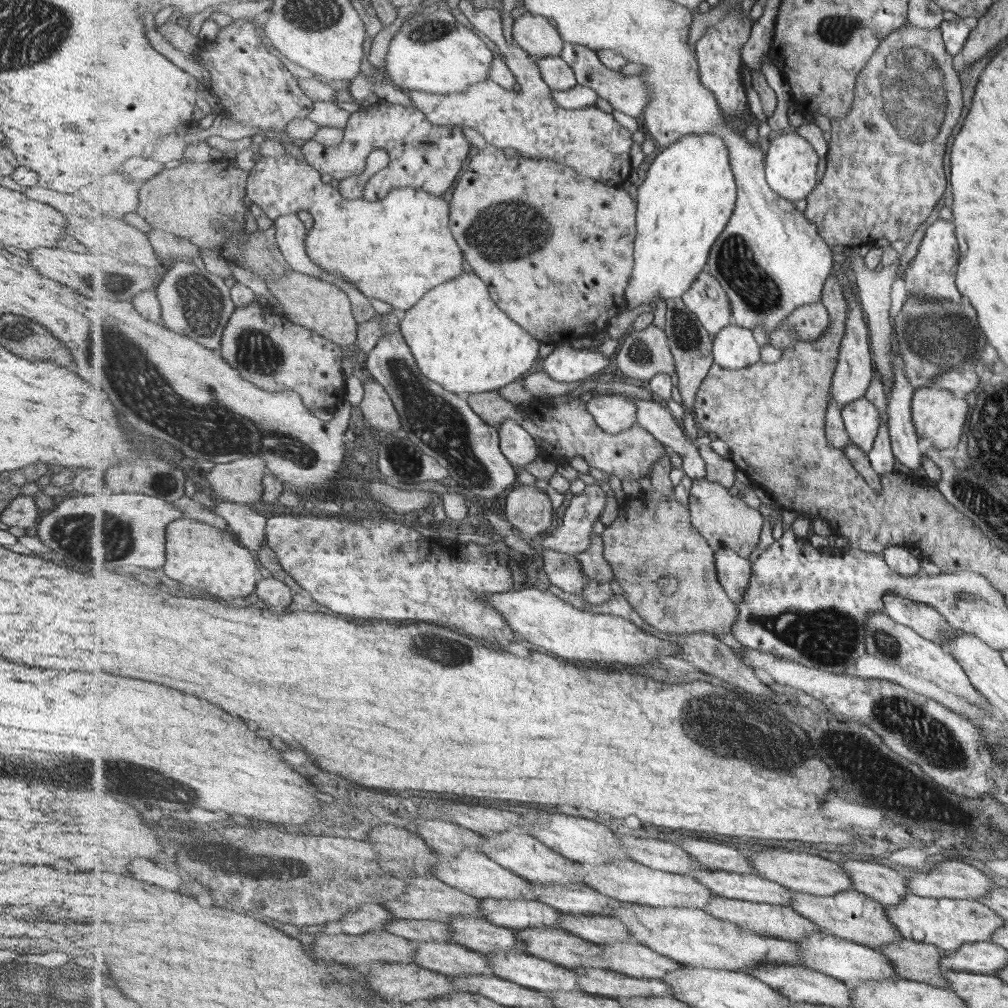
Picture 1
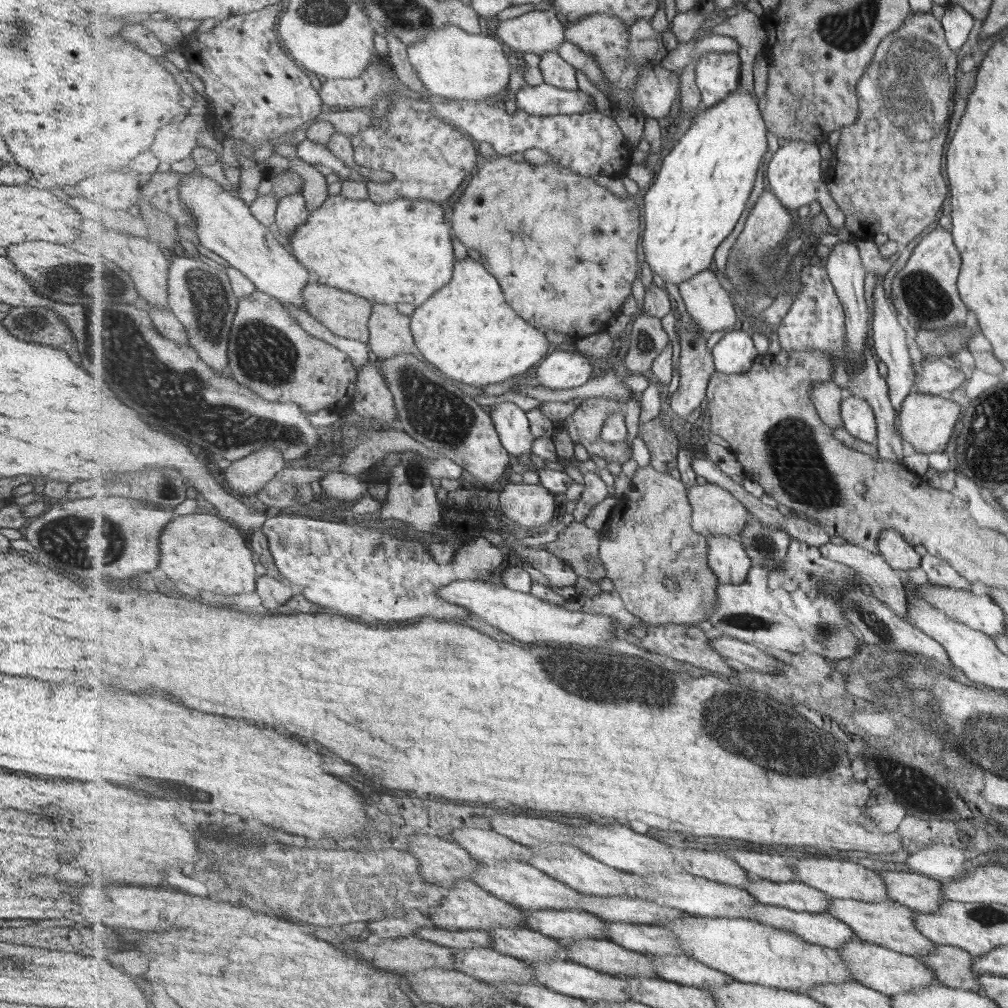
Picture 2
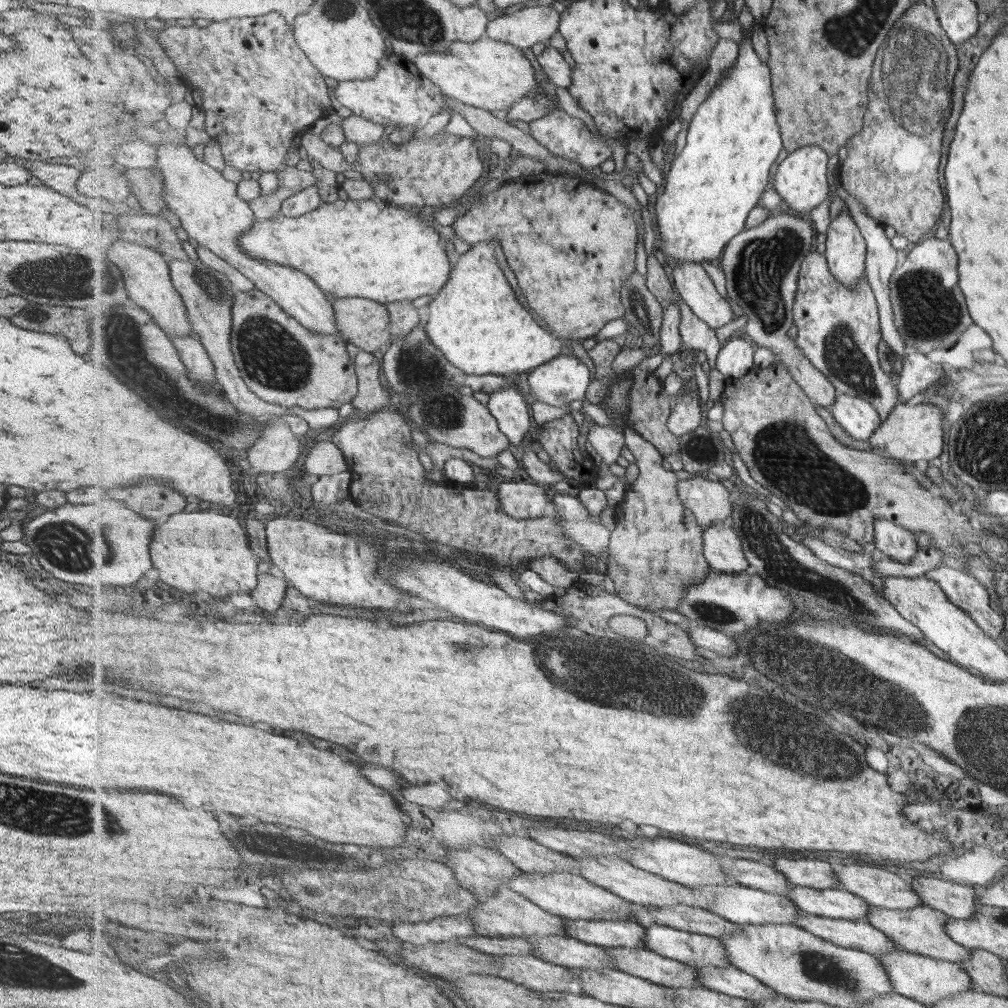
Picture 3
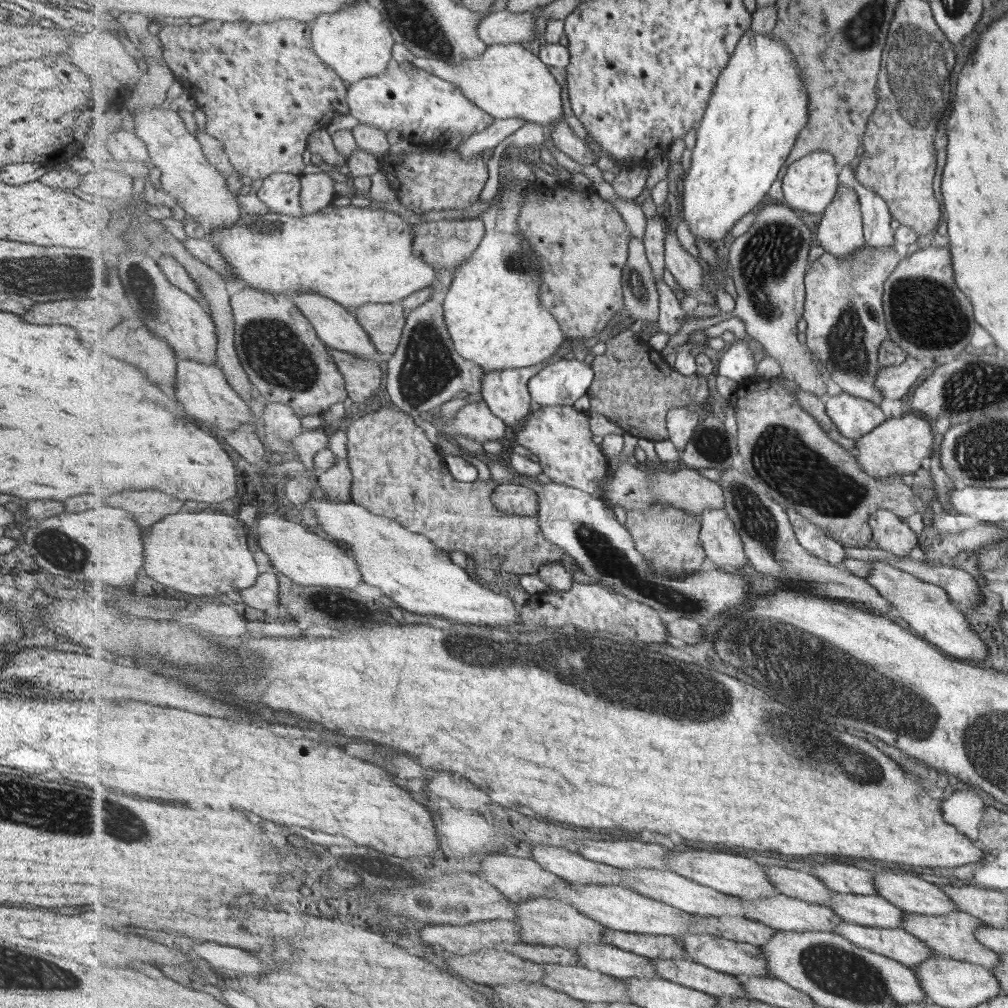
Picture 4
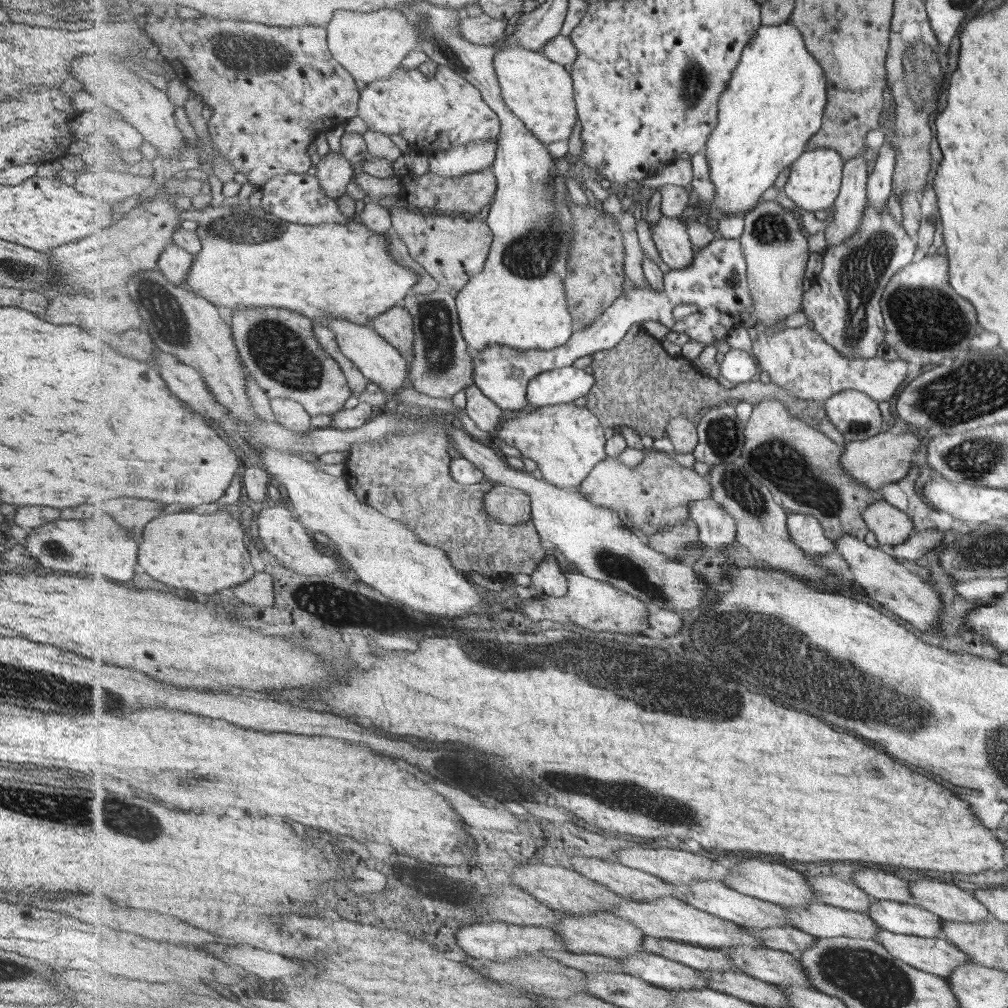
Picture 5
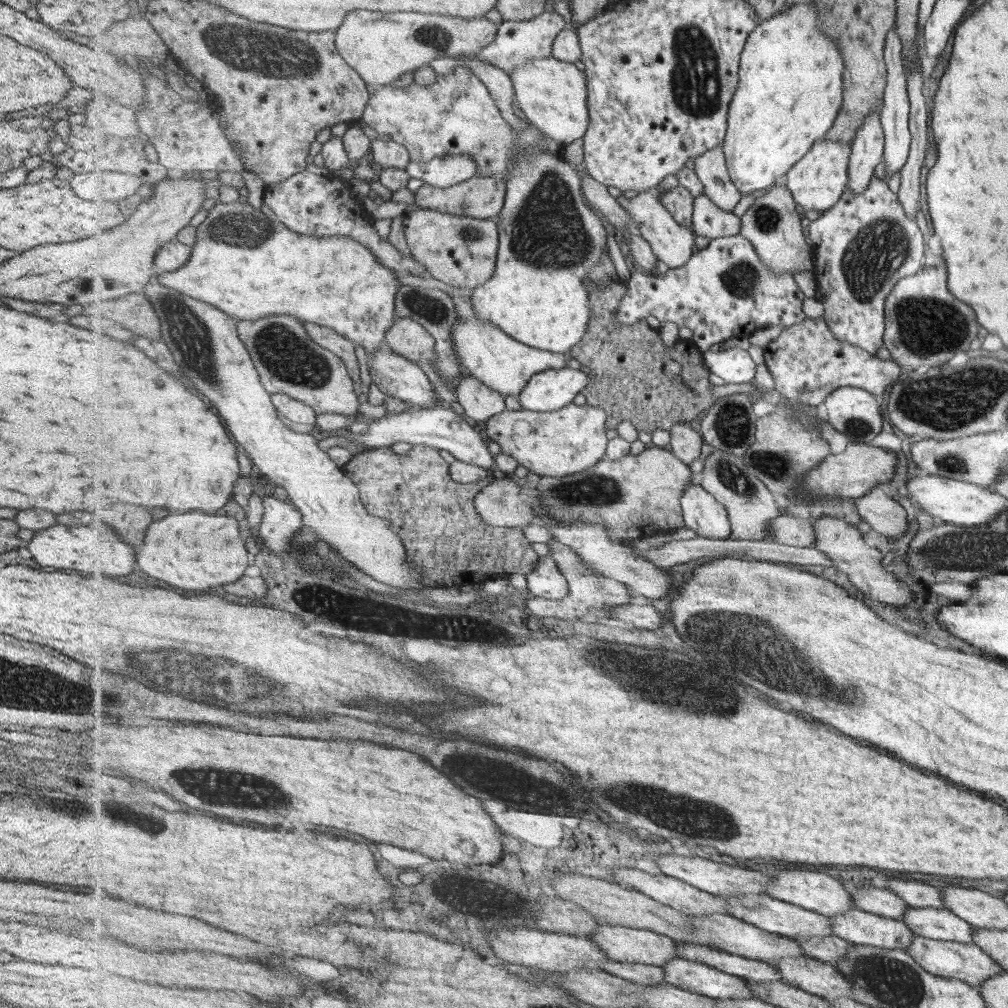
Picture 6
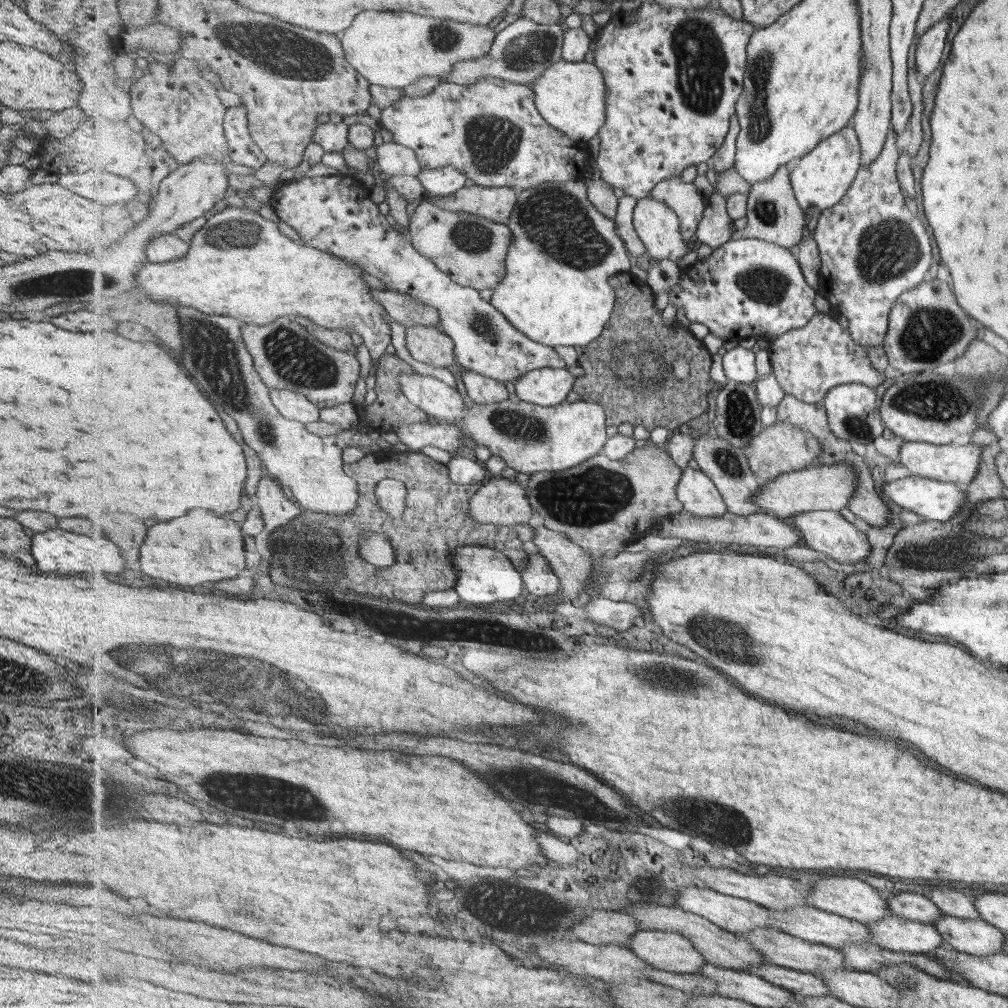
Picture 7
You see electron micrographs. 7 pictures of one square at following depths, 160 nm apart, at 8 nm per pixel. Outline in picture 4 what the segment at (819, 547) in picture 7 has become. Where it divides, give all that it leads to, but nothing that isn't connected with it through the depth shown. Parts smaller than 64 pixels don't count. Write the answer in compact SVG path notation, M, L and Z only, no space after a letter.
M876 561L867 578L869 585L877 591L898 611L899 615L914 629L919 636L940 649L945 655L957 660L981 660L987 656L985 643L971 631L964 612L953 604L947 594L935 584L927 584L915 578L909 572L903 572L891 564Z

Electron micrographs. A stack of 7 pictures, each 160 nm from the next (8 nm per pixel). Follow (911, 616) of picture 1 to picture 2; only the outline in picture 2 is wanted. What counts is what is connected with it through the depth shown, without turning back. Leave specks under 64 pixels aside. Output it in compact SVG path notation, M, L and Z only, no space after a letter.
M849 542L844 545L826 544L821 549L821 552L823 557L829 557L830 560L841 562L851 567L851 569L857 570L859 576L862 577L863 584L869 588L871 594L876 598L879 598L879 600L883 601L885 604L888 604L896 612L897 616L907 620L909 616L909 598L906 594L906 588L903 586L903 578L905 575L900 571L891 568L884 560L881 553L875 554L869 552L869 550Z

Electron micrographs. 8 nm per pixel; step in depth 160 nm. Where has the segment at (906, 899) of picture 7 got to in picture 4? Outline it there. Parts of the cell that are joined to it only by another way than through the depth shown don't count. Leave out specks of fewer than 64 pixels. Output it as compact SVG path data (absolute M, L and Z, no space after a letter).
M767 862L765 868L780 894L794 896L812 904L827 905L837 893L815 874L783 868L771 862Z

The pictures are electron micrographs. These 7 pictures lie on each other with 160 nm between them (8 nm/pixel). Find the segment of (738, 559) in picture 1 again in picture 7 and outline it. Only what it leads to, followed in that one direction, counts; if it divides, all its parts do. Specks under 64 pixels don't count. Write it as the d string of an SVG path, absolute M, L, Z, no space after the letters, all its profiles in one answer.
M684 469L676 493L684 504L684 510L692 512L695 516L718 517L728 511L728 504L714 480L701 469Z

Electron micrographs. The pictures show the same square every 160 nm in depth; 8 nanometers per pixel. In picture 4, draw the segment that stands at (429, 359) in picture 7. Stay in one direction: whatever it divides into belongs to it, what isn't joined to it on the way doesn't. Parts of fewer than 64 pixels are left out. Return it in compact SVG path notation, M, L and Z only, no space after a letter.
M402 302L367 303L353 310L358 321L372 336L372 341L380 352L394 352L400 347L405 325L408 323L407 311Z

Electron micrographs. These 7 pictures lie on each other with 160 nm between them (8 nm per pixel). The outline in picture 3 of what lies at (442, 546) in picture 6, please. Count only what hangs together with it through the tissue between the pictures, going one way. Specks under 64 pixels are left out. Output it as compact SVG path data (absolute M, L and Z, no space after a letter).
M381 410L366 419L354 419L333 434L334 443L344 452L348 468L353 472L351 498L362 510L426 536L431 542L485 555L499 567L508 565L520 567L525 564L529 566L534 557L555 557L559 558L569 571L575 573L602 570L599 558L583 553L580 544L564 534L554 515L549 514L538 519L518 519L505 512L498 493L491 492L489 488L478 490L474 484L431 482L427 478L429 473L419 460L419 452L411 448L412 427L407 416L389 414Z

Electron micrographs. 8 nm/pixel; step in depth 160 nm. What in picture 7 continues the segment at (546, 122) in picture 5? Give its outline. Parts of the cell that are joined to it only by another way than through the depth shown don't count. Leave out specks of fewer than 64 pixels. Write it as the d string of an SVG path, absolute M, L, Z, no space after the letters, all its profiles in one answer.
M563 59L543 72L530 87L535 92L535 104L541 116L571 140L587 142L598 136L608 122L605 76L595 62L567 62Z

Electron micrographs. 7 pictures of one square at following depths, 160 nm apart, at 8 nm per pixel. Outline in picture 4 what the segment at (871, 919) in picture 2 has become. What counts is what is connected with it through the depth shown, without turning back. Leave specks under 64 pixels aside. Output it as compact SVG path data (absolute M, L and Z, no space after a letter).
M959 910L939 916L908 913L906 920L904 920L904 929L924 940L932 949L936 950L934 954L937 956L965 961L969 964L981 965L986 969L991 969L992 966L996 966L1000 962L1000 958L998 953L982 945L973 935L973 932L976 932L982 925L985 925L984 922L977 917Z

